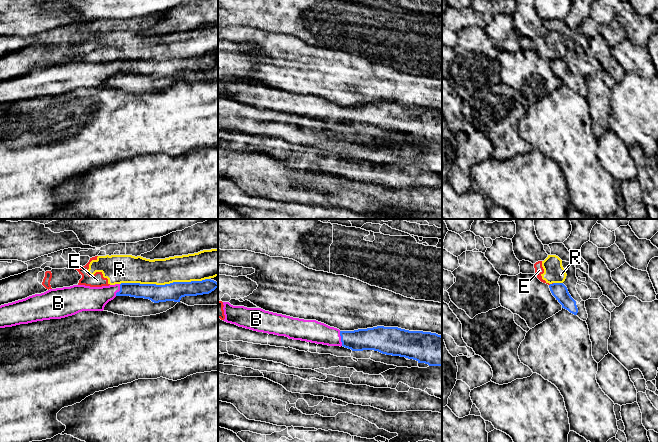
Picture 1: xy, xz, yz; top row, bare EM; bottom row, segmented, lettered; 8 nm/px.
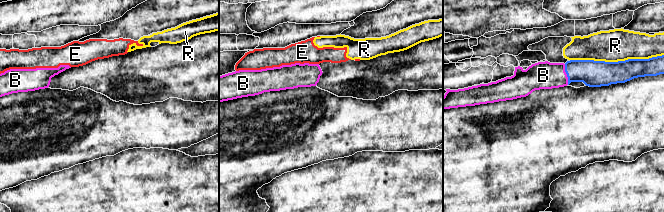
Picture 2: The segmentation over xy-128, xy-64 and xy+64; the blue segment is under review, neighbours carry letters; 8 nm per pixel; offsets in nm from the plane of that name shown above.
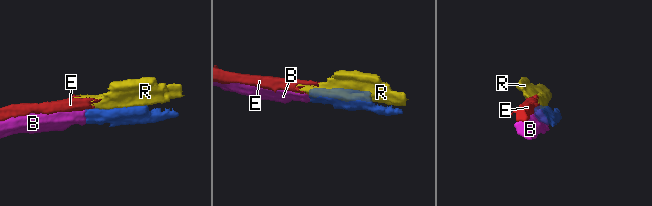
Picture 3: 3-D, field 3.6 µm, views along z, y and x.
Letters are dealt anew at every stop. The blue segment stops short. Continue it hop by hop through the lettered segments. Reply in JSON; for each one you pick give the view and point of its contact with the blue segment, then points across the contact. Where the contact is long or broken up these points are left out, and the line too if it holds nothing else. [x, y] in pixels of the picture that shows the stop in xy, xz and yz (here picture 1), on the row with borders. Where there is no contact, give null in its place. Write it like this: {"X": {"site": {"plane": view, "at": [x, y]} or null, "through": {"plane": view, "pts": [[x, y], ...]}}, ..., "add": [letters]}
{"B": {"site": {"plane": "xz", "at": [341, 338]}, "through": {"plane": "xz", "pts": [[371, 338], [341, 338], [312, 331]]}}, "add": ["B"]}

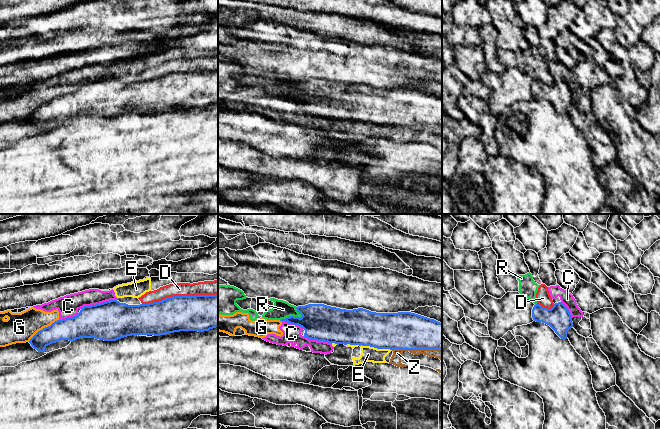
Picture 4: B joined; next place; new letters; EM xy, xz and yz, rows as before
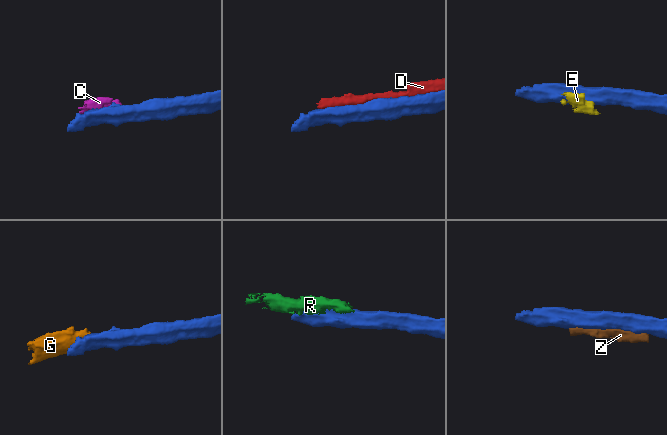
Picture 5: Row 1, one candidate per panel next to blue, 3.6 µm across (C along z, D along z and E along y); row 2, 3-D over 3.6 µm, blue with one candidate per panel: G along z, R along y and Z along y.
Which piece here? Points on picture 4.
{"add": []}

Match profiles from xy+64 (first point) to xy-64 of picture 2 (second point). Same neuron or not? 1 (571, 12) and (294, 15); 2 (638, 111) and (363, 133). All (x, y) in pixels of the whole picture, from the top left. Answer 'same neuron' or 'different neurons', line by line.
1: same neuron
2: same neuron

